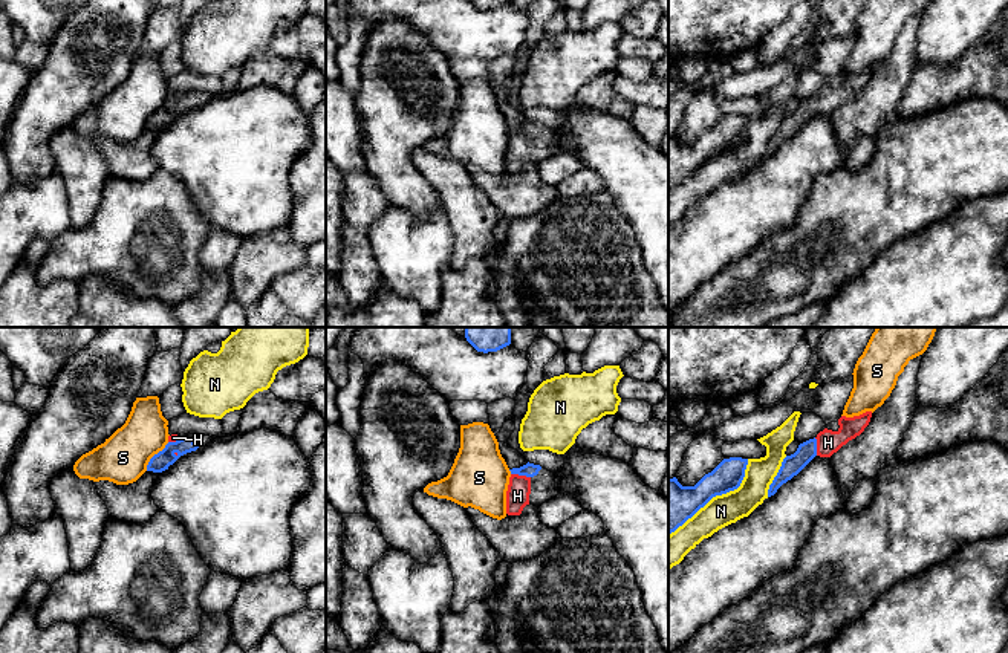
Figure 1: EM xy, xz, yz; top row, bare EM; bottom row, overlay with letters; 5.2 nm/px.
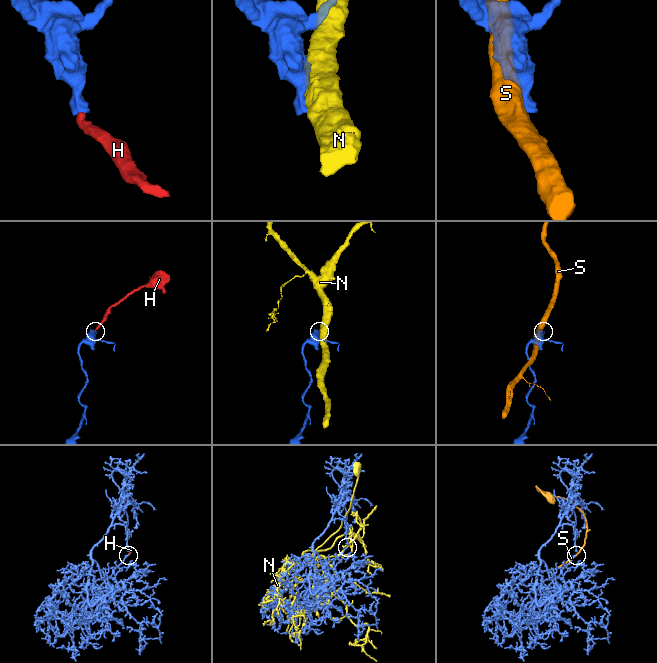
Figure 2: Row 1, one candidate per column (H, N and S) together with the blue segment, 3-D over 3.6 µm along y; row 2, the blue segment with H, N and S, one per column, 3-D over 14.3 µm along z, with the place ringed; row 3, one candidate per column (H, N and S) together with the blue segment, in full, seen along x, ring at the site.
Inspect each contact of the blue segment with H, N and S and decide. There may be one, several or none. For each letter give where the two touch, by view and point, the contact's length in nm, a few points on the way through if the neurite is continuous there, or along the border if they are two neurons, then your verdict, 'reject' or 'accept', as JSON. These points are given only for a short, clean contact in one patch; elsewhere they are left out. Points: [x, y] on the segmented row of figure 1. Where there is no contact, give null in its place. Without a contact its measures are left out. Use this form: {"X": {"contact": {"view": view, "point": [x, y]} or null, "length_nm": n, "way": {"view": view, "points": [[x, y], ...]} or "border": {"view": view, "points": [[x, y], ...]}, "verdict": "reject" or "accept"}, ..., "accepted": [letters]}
{"H": {"contact": {"view": "xz", "point": [520, 474]}, "length_nm": 110, "way": {"view": "xz", "points": [[530, 470], [520, 474], [517, 496]]}, "verdict": "accept"}, "N": {"contact": {"view": "yz", "point": [716, 494]}, "length_nm": 600, "verdict": "reject"}, "S": {"contact": {"view": "xy", "point": [153, 456]}, "length_nm": 200, "verdict": "reject"}, "accepted": ["H"]}

